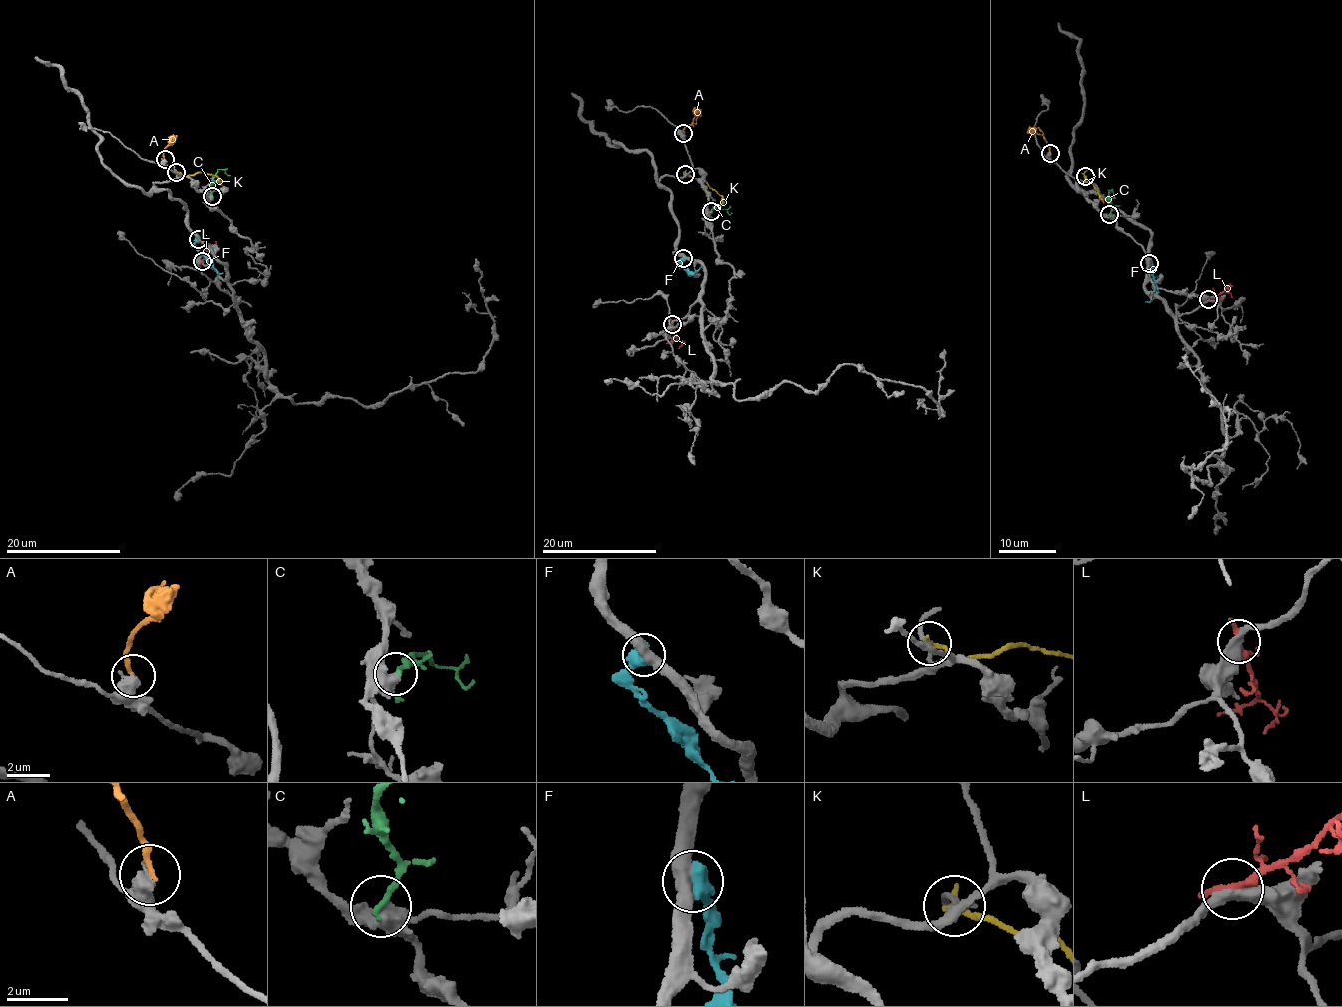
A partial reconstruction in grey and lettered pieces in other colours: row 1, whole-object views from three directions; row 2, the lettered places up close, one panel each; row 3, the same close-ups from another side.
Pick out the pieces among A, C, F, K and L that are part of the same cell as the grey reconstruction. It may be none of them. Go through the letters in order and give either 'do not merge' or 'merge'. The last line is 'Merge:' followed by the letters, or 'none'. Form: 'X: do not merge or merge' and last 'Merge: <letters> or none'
A: do not merge
C: do not merge
F: do not merge
K: do not merge
L: do not merge
Merge: none

